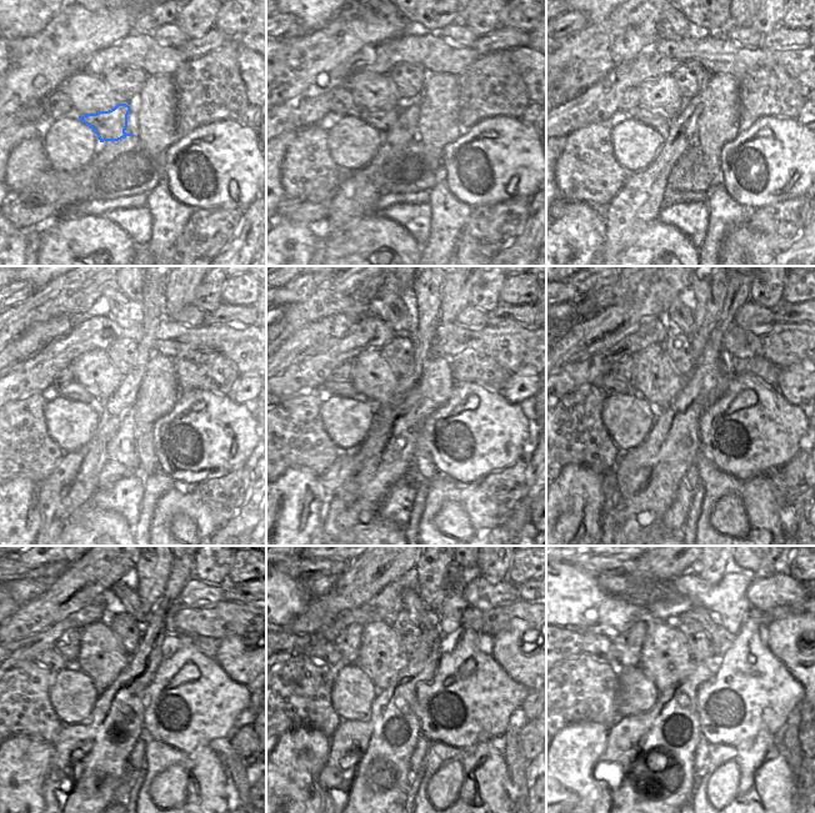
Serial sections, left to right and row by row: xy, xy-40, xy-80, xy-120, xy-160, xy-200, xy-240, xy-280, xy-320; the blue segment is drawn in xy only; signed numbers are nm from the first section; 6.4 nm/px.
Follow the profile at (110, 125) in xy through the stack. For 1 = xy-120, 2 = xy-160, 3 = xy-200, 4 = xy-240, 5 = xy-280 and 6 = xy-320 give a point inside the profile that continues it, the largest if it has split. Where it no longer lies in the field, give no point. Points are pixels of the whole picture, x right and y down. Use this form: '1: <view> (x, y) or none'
1: xy-120 (73, 391)
2: xy-160 (344, 389)
3: xy-200 (610, 384)
4: xy-240 (50, 660)
5: xy-280 (321, 651)
6: xy-320 (599, 646)

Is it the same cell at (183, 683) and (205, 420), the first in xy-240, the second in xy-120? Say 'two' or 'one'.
one

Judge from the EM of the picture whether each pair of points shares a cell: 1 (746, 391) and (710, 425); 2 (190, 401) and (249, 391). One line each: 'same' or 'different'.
1: same
2: different

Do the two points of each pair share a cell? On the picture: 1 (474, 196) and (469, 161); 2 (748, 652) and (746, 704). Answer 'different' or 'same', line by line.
1: same
2: same

